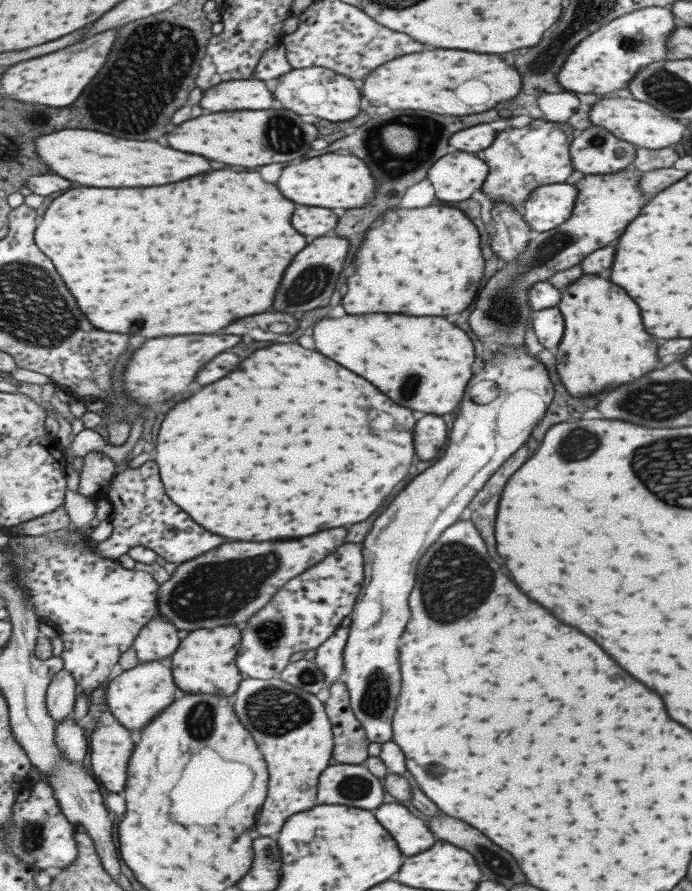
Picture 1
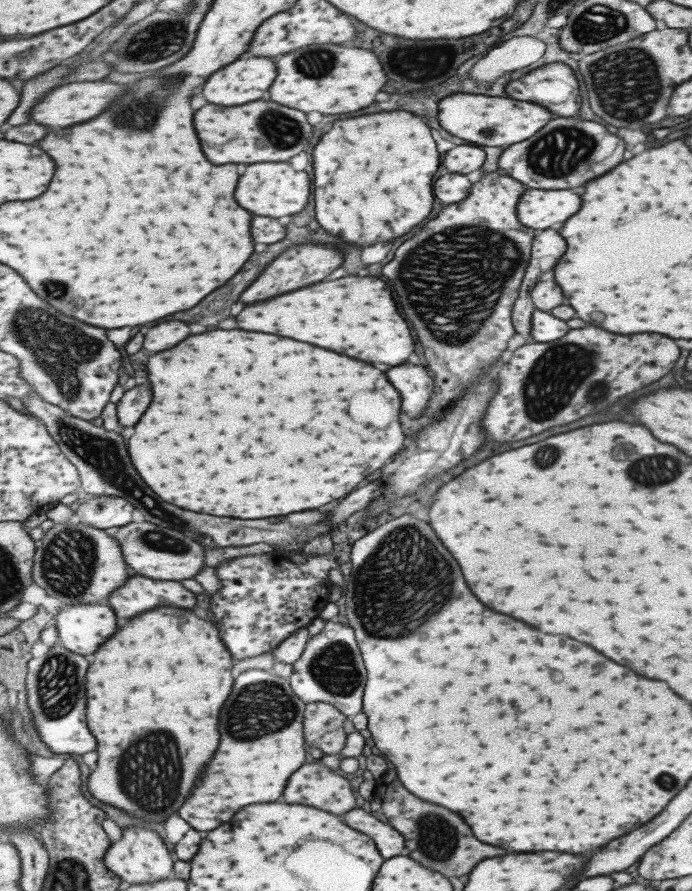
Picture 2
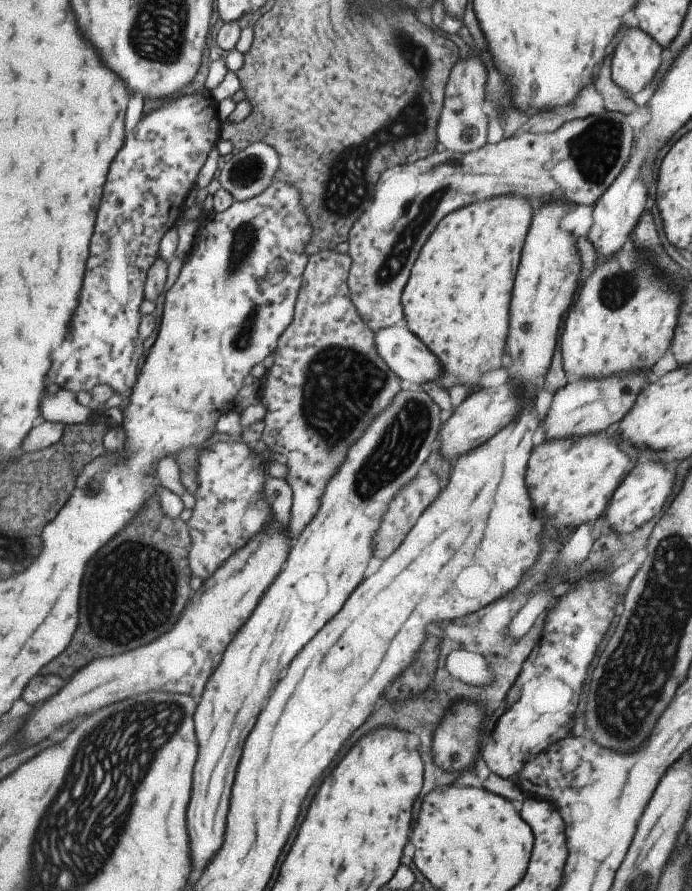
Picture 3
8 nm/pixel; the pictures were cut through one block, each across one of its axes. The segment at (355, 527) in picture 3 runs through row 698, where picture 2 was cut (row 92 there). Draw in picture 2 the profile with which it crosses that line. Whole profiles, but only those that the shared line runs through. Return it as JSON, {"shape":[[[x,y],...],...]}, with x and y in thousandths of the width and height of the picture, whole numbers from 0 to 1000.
{"shape":[[[351,63],[348,67],[325,74],[325,79],[316,79],[302,88],[302,92],[293,97],[293,105],[305,117],[316,119],[348,119],[357,114],[377,112],[383,103],[392,99],[392,94],[400,88],[400,72],[389,65],[360,65]]]}

